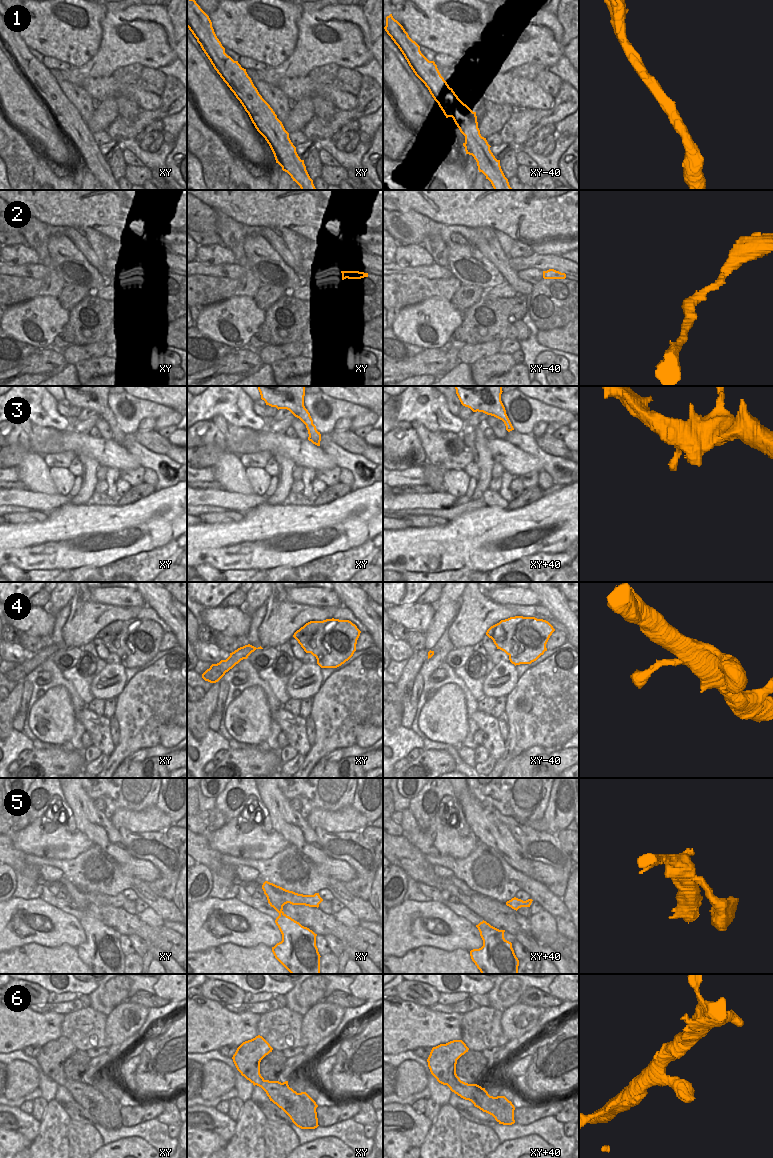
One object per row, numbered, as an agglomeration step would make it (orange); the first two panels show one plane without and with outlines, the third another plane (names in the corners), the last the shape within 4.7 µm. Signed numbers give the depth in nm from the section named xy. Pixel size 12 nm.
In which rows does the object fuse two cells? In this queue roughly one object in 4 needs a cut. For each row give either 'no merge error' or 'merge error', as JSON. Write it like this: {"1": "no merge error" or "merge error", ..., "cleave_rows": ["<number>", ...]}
{"1": "no merge error", "2": "no merge error", "3": "no merge error", "4": "no merge error", "5": "no merge error", "6": "no merge error", "cleave_rows": []}

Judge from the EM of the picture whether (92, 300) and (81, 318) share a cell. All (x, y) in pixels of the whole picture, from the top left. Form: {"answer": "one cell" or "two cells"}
{"answer": "one cell"}

